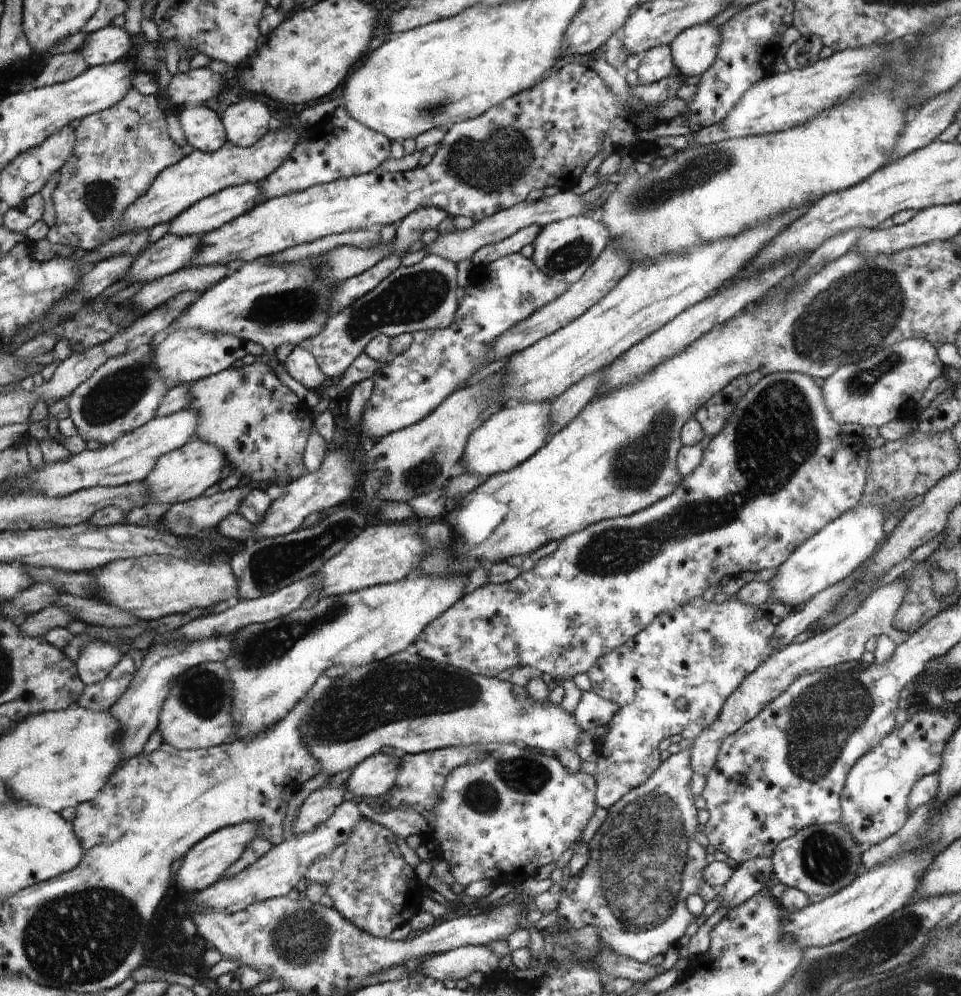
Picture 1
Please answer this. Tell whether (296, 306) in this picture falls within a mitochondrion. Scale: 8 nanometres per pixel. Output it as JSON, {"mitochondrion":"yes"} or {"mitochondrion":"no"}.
{"mitochondrion":"yes"}

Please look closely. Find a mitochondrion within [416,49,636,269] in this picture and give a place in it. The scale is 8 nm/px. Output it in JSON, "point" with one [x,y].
{"point":[498,160]}

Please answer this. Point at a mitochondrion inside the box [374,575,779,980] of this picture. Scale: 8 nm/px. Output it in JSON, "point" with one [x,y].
{"point":[643,852]}

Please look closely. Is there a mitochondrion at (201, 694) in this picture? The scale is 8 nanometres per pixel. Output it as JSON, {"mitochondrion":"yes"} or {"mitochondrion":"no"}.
{"mitochondrion":"yes"}

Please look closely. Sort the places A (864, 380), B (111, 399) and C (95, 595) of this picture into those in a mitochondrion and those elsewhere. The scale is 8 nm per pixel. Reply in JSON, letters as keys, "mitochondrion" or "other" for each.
{"A":"mitochondrion","B":"mitochondrion","C":"other"}

